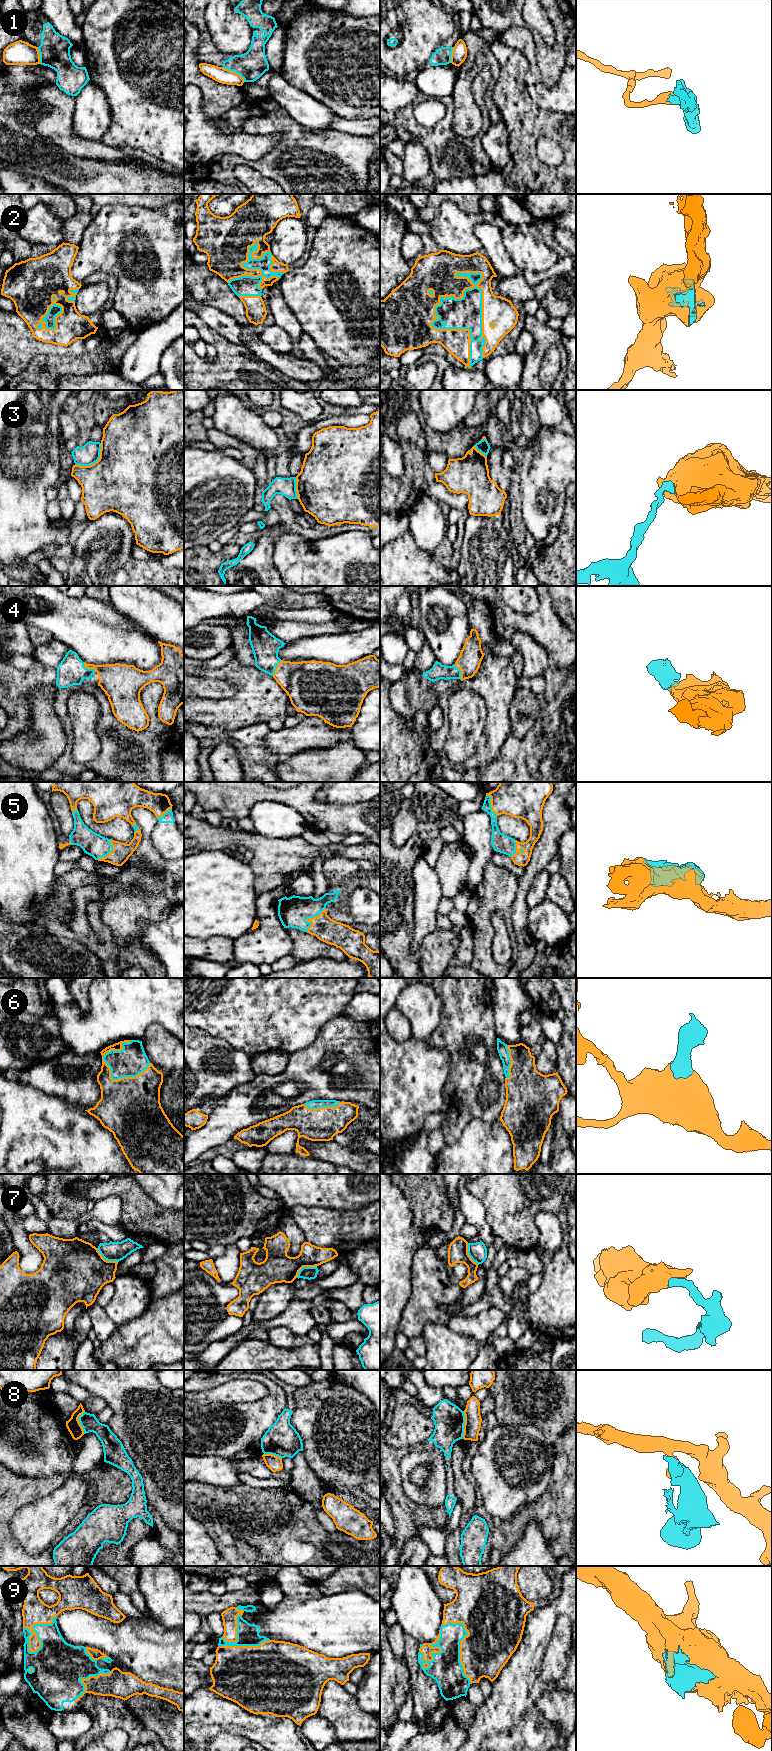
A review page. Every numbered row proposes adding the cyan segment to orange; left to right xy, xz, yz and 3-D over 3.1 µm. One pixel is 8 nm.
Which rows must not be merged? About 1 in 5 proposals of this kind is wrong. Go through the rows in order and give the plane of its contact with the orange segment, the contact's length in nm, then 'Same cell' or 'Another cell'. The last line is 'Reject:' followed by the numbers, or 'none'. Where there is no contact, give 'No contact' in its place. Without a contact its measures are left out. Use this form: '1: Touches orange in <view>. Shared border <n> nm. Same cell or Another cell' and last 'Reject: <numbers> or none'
1: Touches orange in xz. Shared border 220 nm. Another cell
2: Touches orange in yz. Shared border 800 nm. Same cell
3: Touches orange in xy. Shared border 280 nm. Another cell
4: Touches orange in yz. Shared border 140 nm. Same cell
5: Touches orange in xz. Shared border 240 nm. Same cell
6: Touches orange in xy. Shared border 400 nm. Same cell
7: Touches orange in xy. Shared border 200 nm. Another cell
8: Touches orange in yz. Shared border 220 nm. Another cell
9: Touches orange in xy. Shared border 360 nm. Same cell
Reject: 1, 3, 7, 8

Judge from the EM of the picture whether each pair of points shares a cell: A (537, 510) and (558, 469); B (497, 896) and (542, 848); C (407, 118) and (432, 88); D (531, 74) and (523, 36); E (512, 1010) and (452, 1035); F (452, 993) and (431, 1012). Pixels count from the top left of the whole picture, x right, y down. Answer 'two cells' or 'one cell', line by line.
A: one cell
B: two cells
C: two cells
D: one cell
E: two cells
F: two cells

